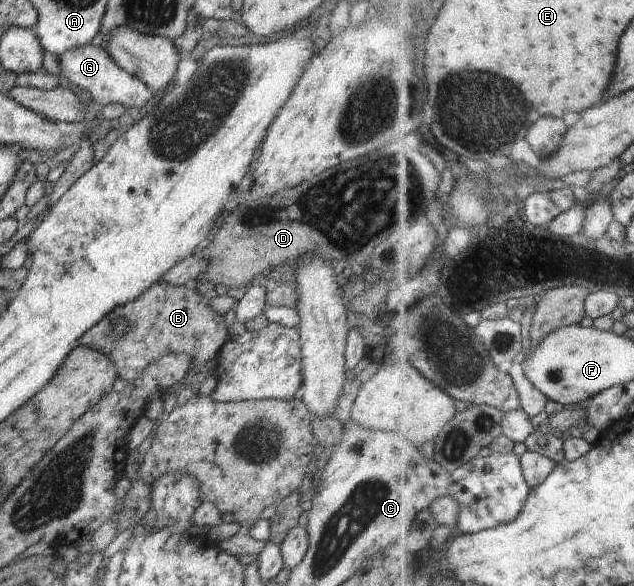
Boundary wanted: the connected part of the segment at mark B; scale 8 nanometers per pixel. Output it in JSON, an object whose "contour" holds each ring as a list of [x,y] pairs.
{"contour":[[[159,281],[155,285],[151,285],[143,295],[139,295],[139,299],[113,309],[107,317],[103,317],[97,325],[75,341],[75,346],[91,347],[110,357],[111,361],[115,363],[118,377],[125,382],[137,379],[137,376],[145,371],[149,363],[169,354],[185,353],[185,355],[189,355],[191,370],[195,369],[199,365],[215,359],[217,351],[229,338],[223,317],[209,307],[209,301],[210,299],[199,294],[194,286],[167,285],[165,281]]]}

